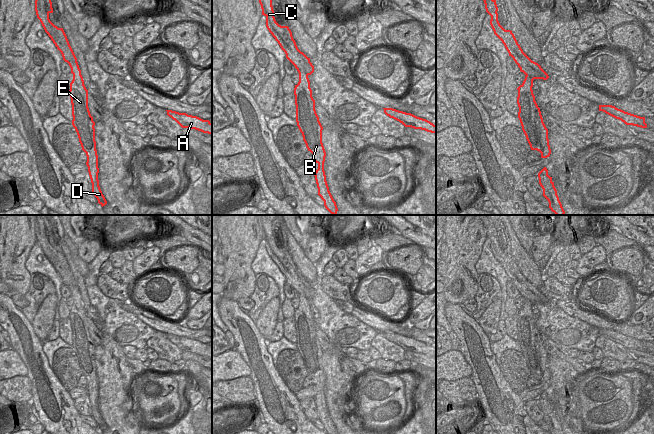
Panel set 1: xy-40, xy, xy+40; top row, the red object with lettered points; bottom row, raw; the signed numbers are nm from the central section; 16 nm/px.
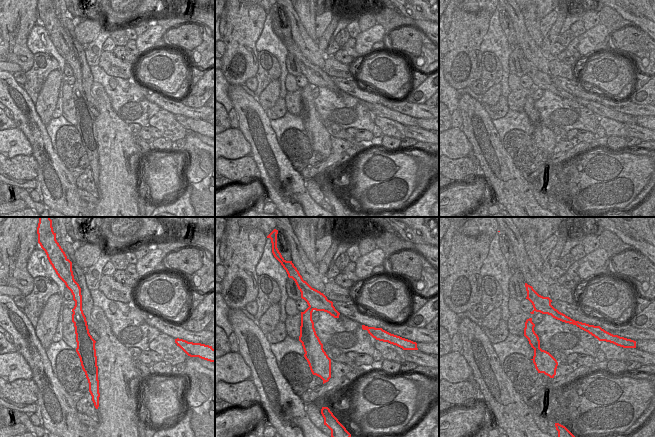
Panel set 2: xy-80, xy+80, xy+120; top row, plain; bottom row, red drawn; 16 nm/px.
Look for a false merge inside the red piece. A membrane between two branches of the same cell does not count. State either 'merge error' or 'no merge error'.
merge error

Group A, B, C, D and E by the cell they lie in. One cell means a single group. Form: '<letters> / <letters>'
A C / B D E

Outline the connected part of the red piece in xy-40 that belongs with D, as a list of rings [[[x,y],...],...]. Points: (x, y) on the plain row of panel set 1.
[[[67,286],[73,298],[69,319],[72,328],[72,349],[75,352],[82,374],[86,377],[89,400],[92,407],[92,417],[103,431],[107,425],[102,418],[98,404],[98,379],[95,365],[95,346],[88,332],[88,314],[84,309],[78,286]]]

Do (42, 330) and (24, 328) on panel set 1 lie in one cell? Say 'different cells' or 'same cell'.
different cells

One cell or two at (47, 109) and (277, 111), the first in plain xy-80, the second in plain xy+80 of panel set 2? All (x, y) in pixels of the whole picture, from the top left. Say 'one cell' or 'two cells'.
two cells

